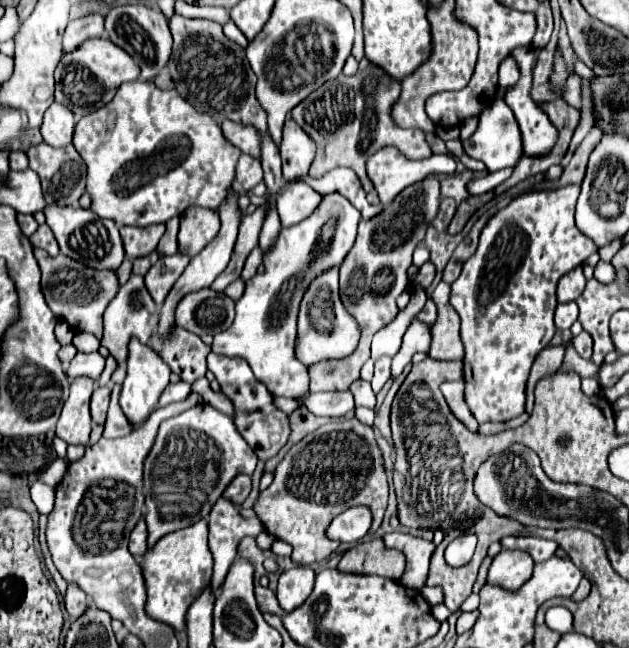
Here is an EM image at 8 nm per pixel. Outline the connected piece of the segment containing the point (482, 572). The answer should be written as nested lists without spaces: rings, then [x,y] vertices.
[[[486,556],[483,560],[477,575],[477,580],[473,586],[473,591],[480,591],[481,588],[486,584],[488,569],[491,565],[492,558],[490,556]]]

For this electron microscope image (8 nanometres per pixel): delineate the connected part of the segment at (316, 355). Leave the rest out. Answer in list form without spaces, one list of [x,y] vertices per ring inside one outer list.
[[[338,266],[324,270],[316,276],[306,288],[300,312],[298,312],[298,340],[296,340],[296,356],[302,364],[310,366],[324,358],[340,358],[354,352],[360,338],[360,328],[352,316],[344,310],[338,294]]]

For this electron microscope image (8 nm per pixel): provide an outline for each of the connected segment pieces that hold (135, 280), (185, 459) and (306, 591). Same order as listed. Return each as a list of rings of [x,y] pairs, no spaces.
[[[130,274],[130,280],[120,286],[118,294],[114,300],[108,304],[104,312],[104,338],[102,344],[110,350],[110,354],[118,360],[124,362],[128,358],[128,340],[130,336],[136,336],[142,340],[142,344],[148,344],[152,328],[158,326],[158,314],[156,314],[156,304],[148,296],[148,290],[144,288],[144,280],[140,274]]]
[[[198,404],[174,418],[164,420],[144,462],[144,518],[148,524],[148,546],[152,548],[152,544],[164,534],[206,518],[228,482],[238,474],[250,476],[256,462],[256,454],[248,448],[232,420],[210,404]]]
[[[294,566],[292,570],[280,574],[276,596],[284,612],[290,612],[310,596],[312,588],[314,588],[314,570],[310,566]]]

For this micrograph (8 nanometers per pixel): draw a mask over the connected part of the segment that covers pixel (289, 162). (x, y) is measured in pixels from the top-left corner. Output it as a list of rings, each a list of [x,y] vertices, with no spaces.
[[[286,120],[282,130],[280,154],[282,154],[282,174],[284,182],[294,182],[296,178],[308,176],[308,168],[314,160],[314,144],[306,136],[306,132],[294,122]]]

